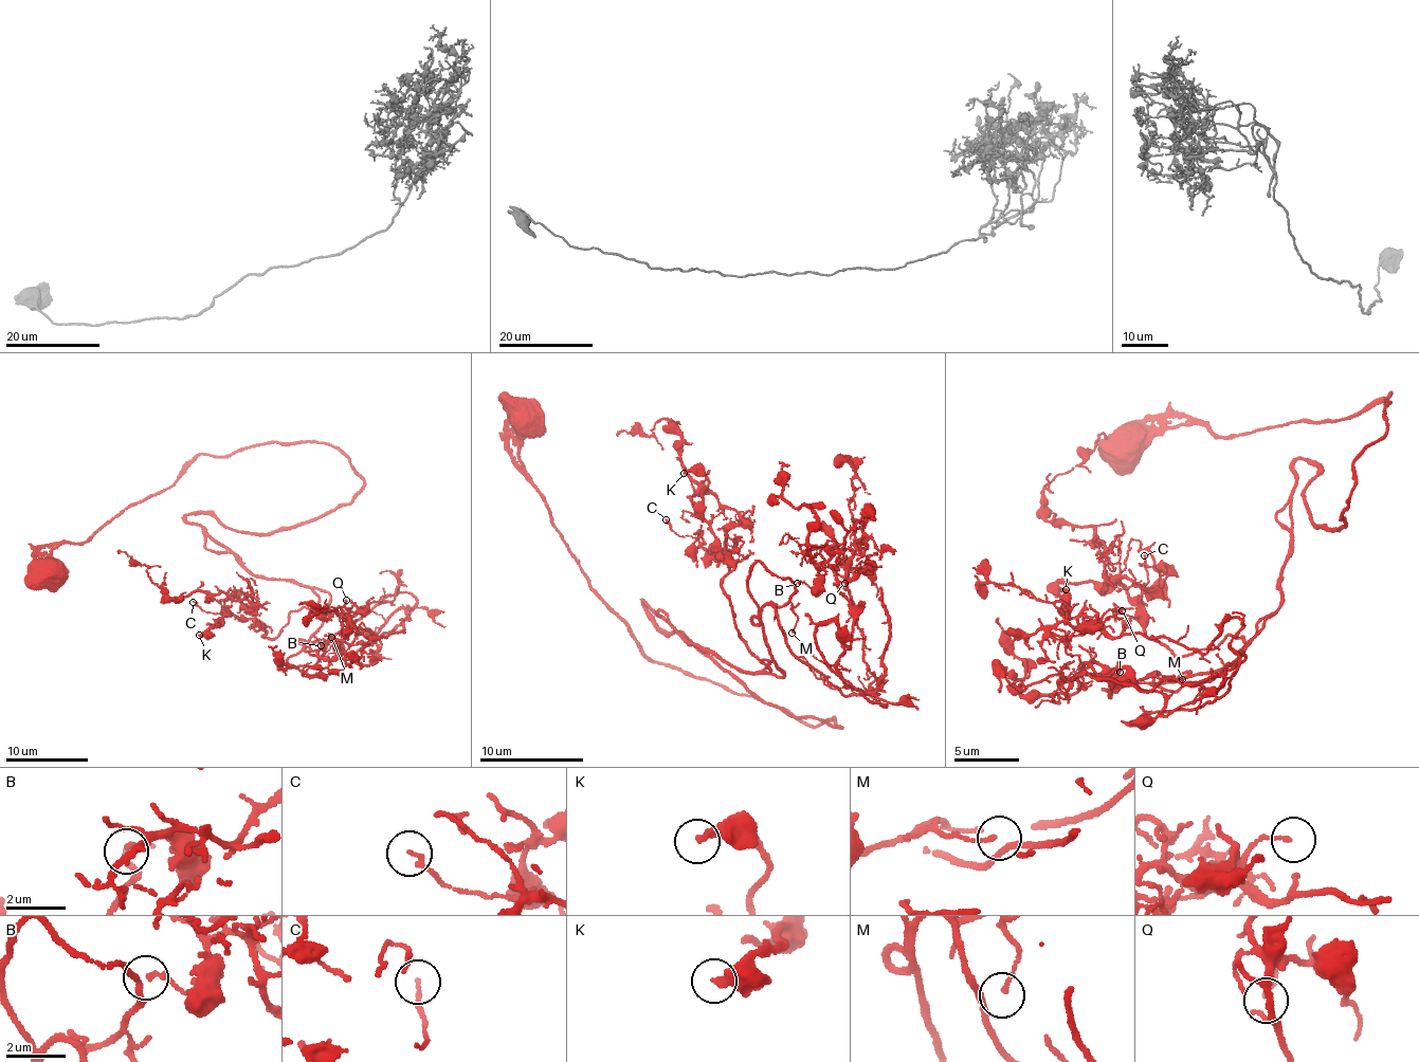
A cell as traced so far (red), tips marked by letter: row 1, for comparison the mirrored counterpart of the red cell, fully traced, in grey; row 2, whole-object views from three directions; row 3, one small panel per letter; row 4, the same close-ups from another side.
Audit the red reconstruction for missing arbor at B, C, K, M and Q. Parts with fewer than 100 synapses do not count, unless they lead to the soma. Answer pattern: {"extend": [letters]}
{"extend": []}

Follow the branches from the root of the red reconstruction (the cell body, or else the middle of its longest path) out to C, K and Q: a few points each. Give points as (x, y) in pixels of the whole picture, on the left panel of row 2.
C: (55, 574), (200, 455), (344, 452), (364, 488), (315, 519), (186, 518), (316, 604), (269, 639), (193, 602)
K: (55, 574), (200, 455), (339, 446), (364, 488), (315, 519), (187, 516), (317, 597), (199, 635)
Q: (55, 574), (200, 455), (317, 441), (348, 504), (186, 518), (324, 589), (307, 652), (399, 580), (346, 600)

